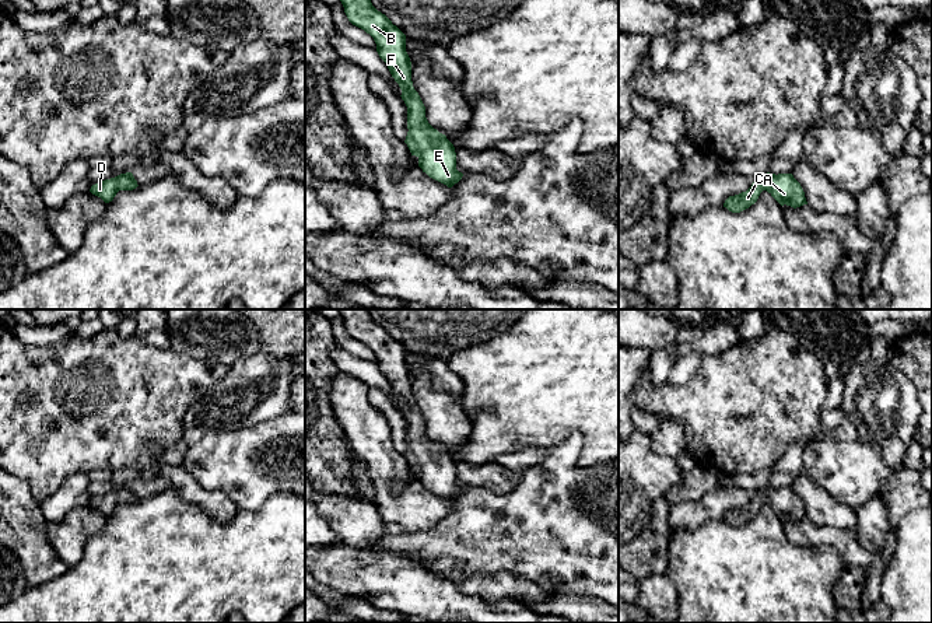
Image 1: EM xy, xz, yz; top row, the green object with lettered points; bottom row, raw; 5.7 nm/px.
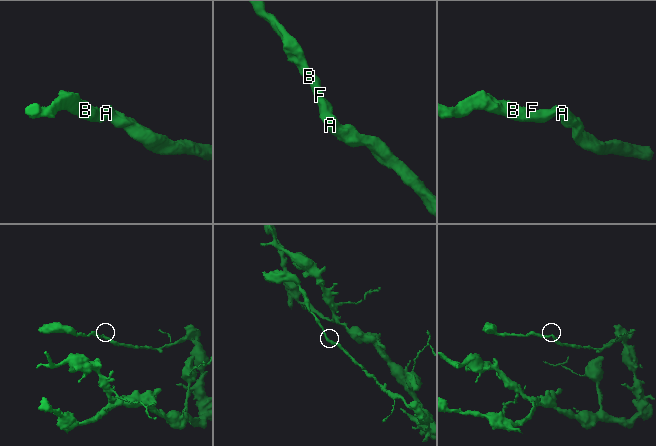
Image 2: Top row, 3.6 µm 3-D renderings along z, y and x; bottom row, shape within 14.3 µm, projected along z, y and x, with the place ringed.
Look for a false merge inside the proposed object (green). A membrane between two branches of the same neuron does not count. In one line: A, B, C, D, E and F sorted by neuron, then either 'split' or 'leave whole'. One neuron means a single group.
A B C D E F; leave whole

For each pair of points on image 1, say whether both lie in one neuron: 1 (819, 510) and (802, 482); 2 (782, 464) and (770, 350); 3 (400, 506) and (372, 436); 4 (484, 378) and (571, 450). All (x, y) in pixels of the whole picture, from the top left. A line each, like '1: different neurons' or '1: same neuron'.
1: same neuron
2: different neurons
3: same neuron
4: different neurons

